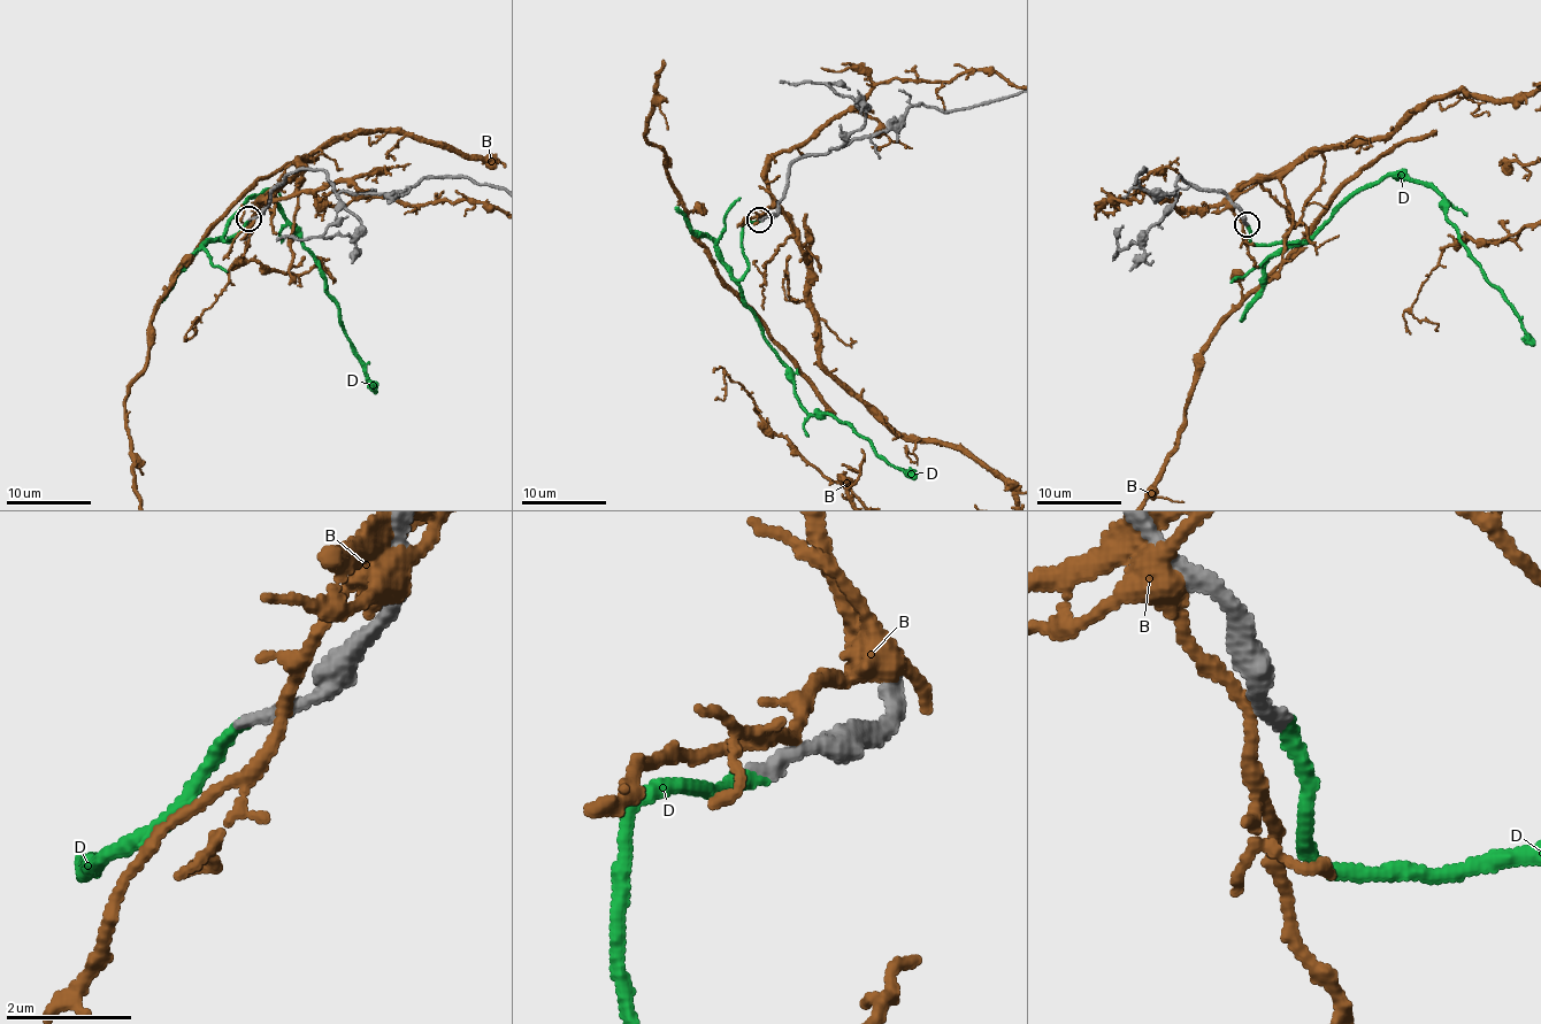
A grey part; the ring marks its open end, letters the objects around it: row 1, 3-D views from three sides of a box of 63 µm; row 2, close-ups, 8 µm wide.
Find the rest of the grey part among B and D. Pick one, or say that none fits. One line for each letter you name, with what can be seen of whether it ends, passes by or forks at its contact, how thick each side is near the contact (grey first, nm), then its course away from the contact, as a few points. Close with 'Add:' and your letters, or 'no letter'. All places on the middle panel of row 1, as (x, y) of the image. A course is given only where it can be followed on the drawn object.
D: it ends; calibres 240 and 200 nm; course (759, 220), (743, 225), (742, 301), (796, 400), (812, 414), (828, 412), (915, 476)
Add: D

